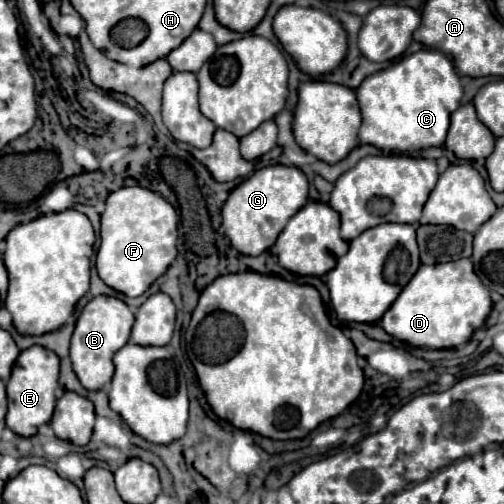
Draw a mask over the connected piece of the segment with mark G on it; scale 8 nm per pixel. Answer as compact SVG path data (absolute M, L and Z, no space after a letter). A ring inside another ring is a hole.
M282 164L260 168L230 192L222 208L224 232L240 254L258 256L276 242L286 222L306 204L306 200L308 200L308 178L300 168Z

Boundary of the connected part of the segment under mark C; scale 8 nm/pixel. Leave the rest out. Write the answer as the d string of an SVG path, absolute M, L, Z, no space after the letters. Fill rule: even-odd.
M418 50L364 78L356 96L362 112L360 142L388 152L406 152L444 146L450 114L460 106L462 84L444 52Z

